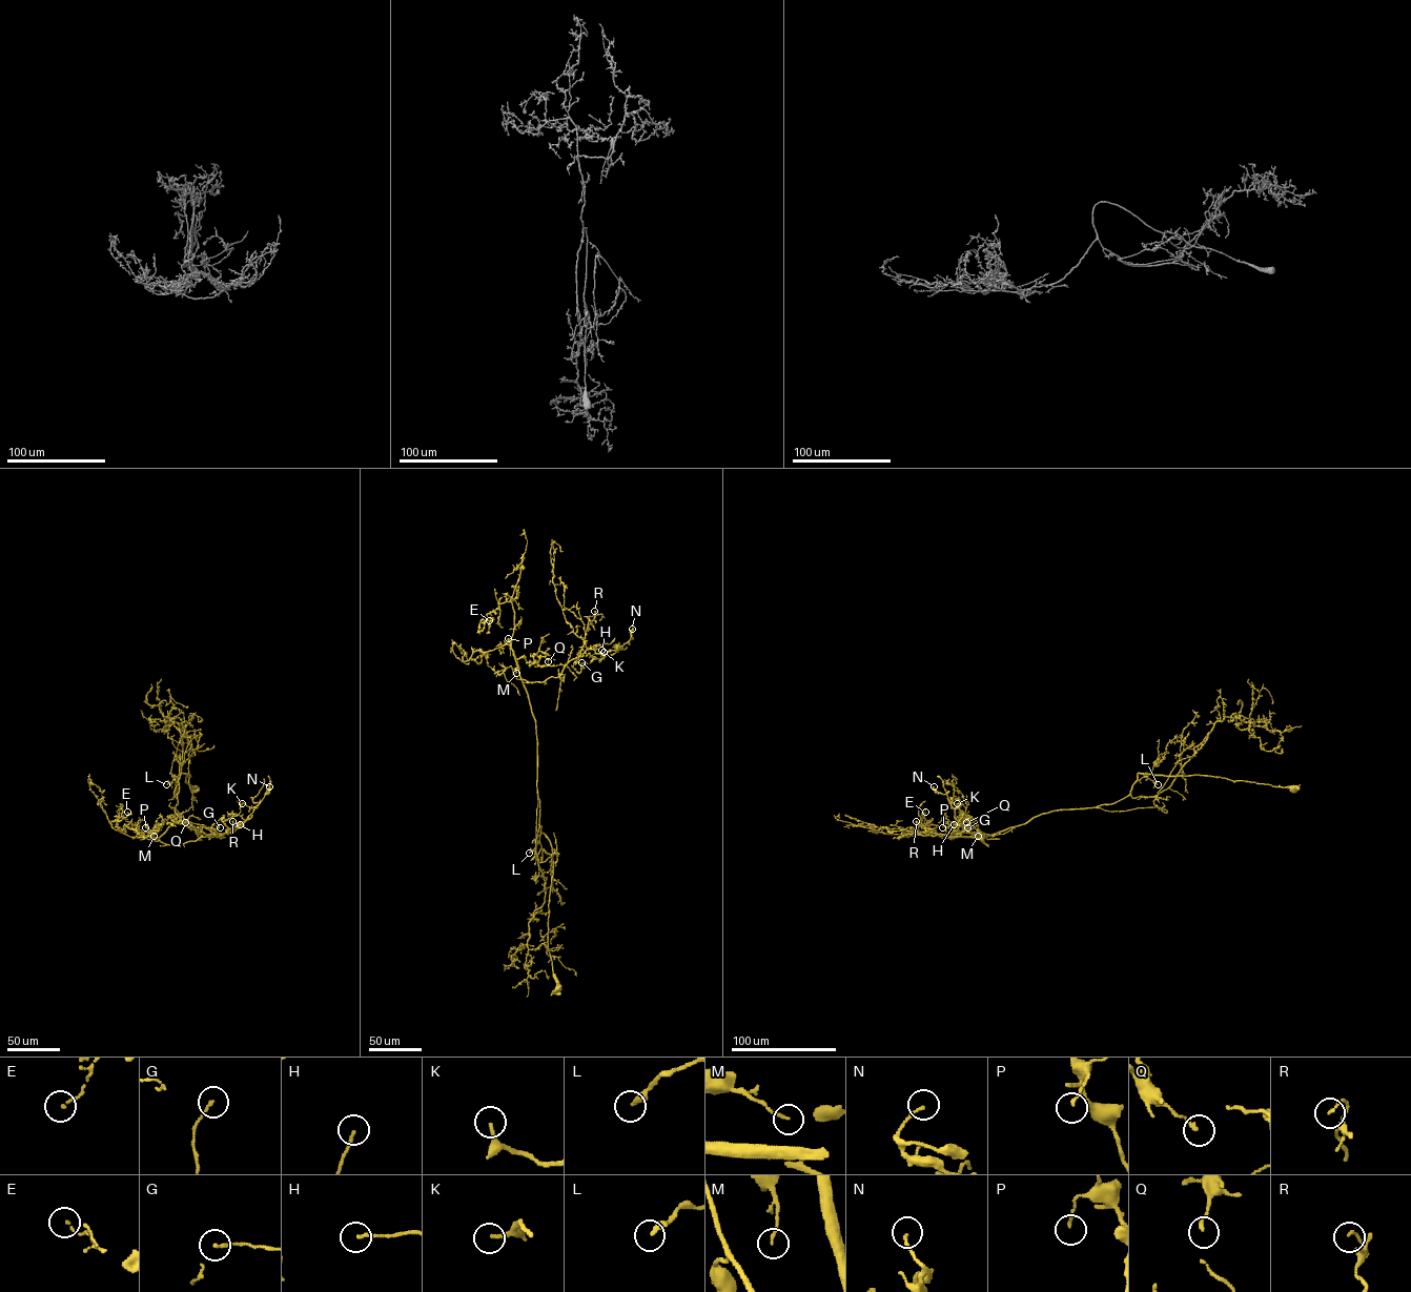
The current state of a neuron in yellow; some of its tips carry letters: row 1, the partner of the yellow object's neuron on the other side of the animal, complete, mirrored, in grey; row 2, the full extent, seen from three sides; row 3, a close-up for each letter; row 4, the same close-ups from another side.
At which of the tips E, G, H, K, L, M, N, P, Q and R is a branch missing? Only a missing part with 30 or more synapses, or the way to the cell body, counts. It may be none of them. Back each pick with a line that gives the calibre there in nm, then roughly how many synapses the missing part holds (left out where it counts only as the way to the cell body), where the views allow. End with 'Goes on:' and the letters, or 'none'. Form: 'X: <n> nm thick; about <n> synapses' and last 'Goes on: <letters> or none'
K: 180 nm thick; about 50 synapses
Goes on: K

